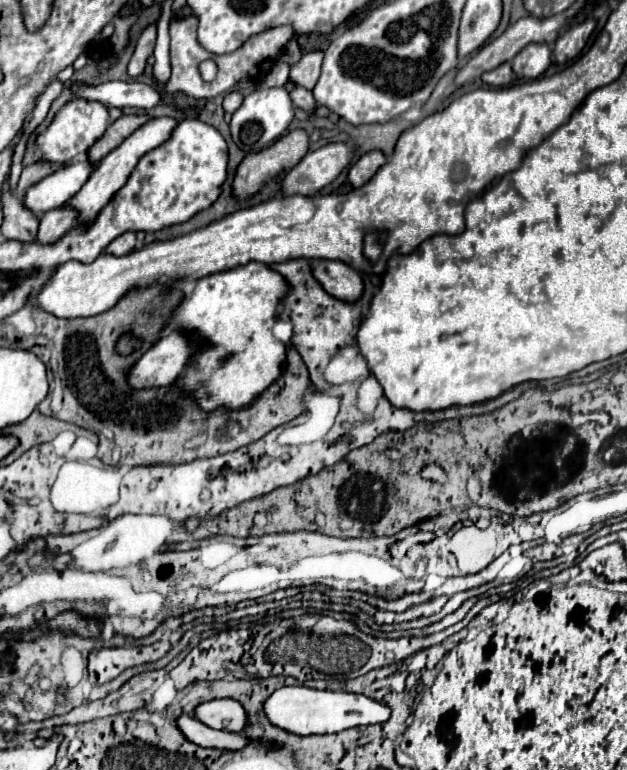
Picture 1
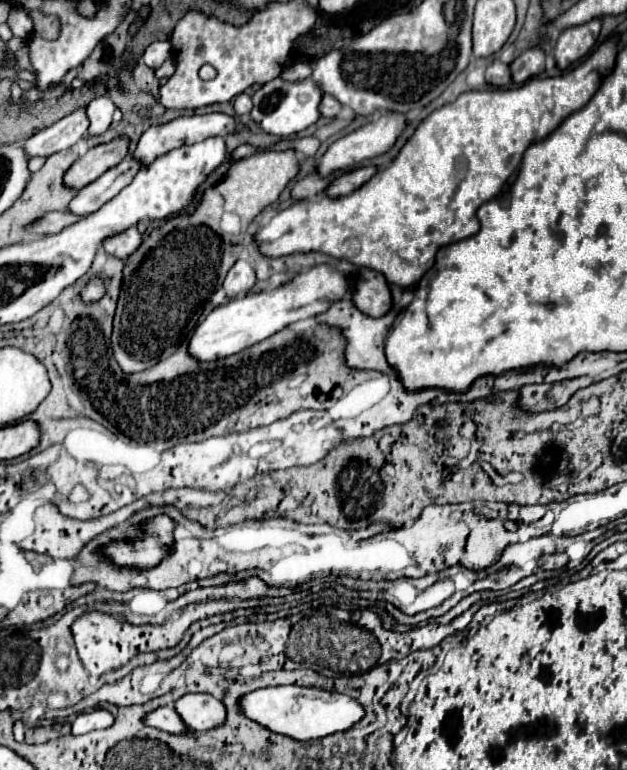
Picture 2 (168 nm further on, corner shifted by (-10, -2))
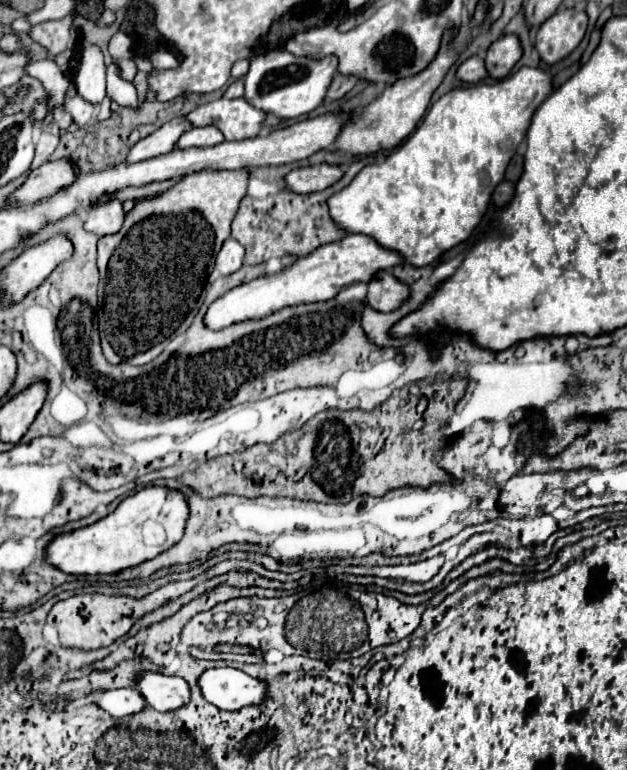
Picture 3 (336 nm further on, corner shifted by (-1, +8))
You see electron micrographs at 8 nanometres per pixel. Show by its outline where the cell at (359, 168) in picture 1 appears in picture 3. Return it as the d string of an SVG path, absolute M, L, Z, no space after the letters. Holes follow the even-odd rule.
M329 164L295 168L285 176L285 188L297 194L311 194L333 186L341 176L343 170L339 166L329 166Z

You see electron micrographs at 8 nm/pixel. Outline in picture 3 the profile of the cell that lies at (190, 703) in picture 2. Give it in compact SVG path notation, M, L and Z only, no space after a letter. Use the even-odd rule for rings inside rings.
M145 670L135 676L135 688L149 706L159 712L177 710L189 702L189 686L183 678Z

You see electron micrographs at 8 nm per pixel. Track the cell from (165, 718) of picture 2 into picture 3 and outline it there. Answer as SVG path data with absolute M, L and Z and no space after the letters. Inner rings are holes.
M133 688L97 690L87 694L85 700L91 700L97 708L105 710L115 718L125 718L133 712L141 712L141 708L145 706L145 700L141 700L141 696L137 696L137 690Z

